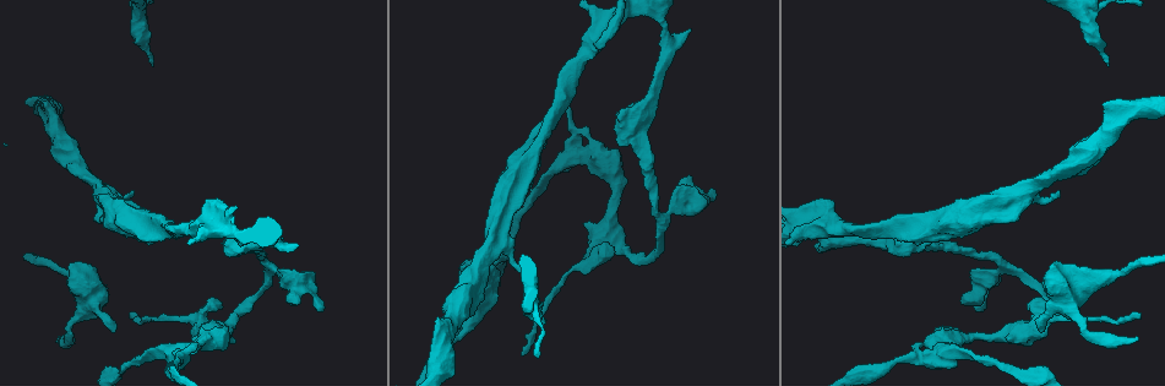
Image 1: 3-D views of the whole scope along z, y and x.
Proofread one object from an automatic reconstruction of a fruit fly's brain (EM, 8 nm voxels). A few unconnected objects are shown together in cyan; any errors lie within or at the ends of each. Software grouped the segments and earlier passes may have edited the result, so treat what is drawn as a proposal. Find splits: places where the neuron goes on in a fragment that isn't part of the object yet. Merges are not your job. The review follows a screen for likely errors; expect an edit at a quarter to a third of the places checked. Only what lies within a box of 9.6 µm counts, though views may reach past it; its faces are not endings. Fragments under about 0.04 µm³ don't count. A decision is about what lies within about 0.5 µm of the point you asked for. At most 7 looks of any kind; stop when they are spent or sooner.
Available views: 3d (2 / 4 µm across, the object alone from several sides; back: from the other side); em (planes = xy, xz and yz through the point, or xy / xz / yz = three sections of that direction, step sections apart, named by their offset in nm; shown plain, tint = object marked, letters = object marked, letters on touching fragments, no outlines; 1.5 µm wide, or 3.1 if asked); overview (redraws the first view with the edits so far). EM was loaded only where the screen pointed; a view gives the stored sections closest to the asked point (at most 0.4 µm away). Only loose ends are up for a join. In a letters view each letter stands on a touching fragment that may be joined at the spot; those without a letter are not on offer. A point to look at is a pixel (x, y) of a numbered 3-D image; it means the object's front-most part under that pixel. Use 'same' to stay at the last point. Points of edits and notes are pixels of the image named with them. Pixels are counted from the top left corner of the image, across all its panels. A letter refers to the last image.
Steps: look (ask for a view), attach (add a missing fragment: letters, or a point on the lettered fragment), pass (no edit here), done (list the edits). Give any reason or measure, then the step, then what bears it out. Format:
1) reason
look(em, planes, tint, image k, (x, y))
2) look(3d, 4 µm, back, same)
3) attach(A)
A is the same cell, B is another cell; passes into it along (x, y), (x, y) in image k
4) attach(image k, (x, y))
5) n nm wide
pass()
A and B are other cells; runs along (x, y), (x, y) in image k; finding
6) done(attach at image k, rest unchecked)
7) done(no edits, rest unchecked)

an open end
look(em, xy, step 4, letters, image 1, (1136, 339))

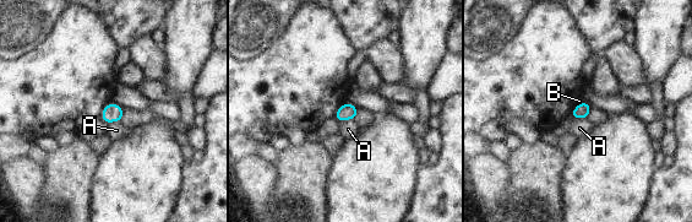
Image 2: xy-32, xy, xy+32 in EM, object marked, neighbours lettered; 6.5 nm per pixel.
look(em, planes, letters, same)

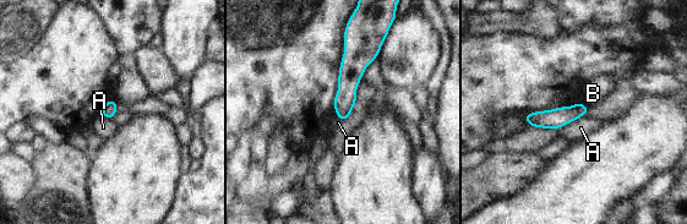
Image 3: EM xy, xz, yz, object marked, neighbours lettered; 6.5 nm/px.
pass()
A and B are other cells; runs along (349, 39), (350, 75), (343, 118) in image 3; none of them fits

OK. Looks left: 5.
branch stops here
look(3d, 2 µm, image 1, (193, 346))

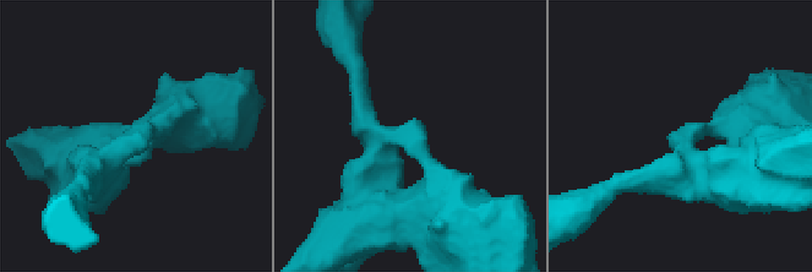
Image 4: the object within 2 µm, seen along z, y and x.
look(em, xy, step 8, letters, image 4, (673, 131))

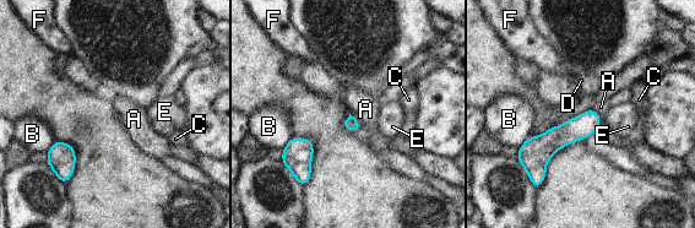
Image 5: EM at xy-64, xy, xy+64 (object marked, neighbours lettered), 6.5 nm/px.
another direction
look(em, planes, letters, same)

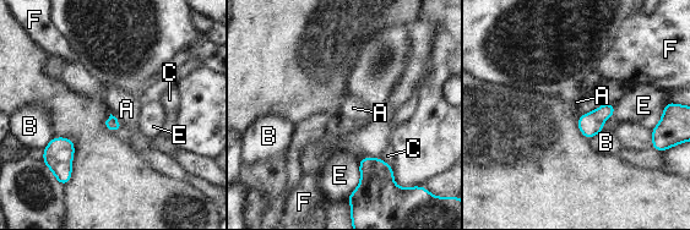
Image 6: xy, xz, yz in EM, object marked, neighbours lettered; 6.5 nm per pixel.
pass()
A, B, C, E and F are other cells; border along (110, 113), (119, 121), (123, 130) in image 6; no lettered fragment goes on from it

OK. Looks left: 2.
an open end
look(em, planes, letters, image 1, (543, 324))

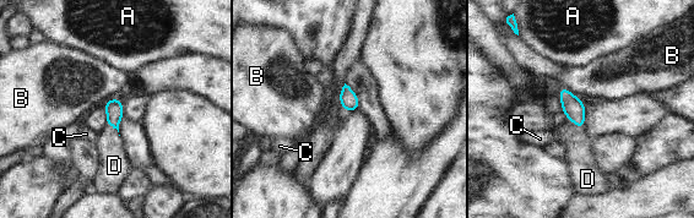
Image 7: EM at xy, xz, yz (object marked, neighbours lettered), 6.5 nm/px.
B touches over 170 nm
attach(D)
D is the same cell, A, B and C are other cells; passes into it along (574, 109), (575, 126), (579, 157) in image 7; it goes on there

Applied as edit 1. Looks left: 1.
done(attach at image 7, rest unchecked)

